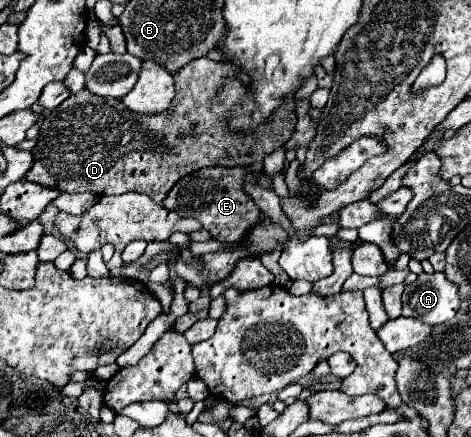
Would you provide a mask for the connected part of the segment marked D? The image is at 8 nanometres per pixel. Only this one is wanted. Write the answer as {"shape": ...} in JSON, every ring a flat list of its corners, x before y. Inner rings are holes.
{"shape":[[210,58,190,60,186,66,174,72,174,88,176,98,172,106,158,114,140,114,126,108,116,98,100,98,90,94,88,90,80,90,78,94,66,98,54,110,44,110,42,126,38,134,38,142,32,150,34,164,26,174,26,180,36,182,40,186,60,190,60,192,92,192,96,196,112,196,126,192,148,194,156,204,162,204,168,190,182,176,200,170,204,166,250,166,262,162,268,154,278,150,284,142,288,142,294,134,296,126,296,110,294,98,274,114,274,122,270,126,260,126,258,134,250,134,250,138,234,138,230,130,226,130,226,122,218,122,214,114,210,114,210,94,218,90,224,76,234,74,230,64,214,62]]}

